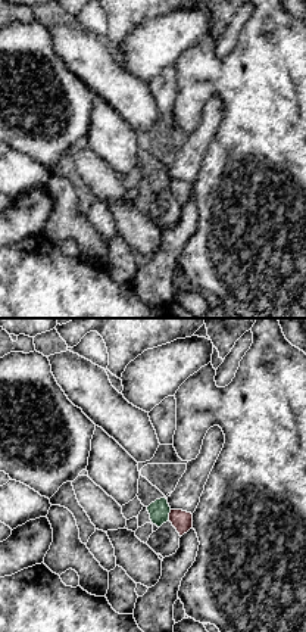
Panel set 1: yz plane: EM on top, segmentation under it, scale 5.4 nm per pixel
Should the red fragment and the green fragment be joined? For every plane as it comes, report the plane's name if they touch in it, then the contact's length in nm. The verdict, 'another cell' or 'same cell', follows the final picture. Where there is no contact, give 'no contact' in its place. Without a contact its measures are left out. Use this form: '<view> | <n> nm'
yz | 70 nm

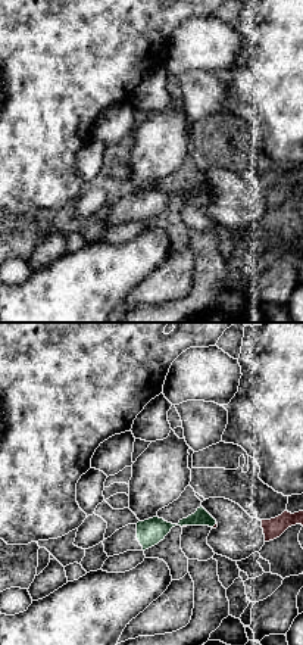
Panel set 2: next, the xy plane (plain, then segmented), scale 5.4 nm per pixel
xy | 40 nm

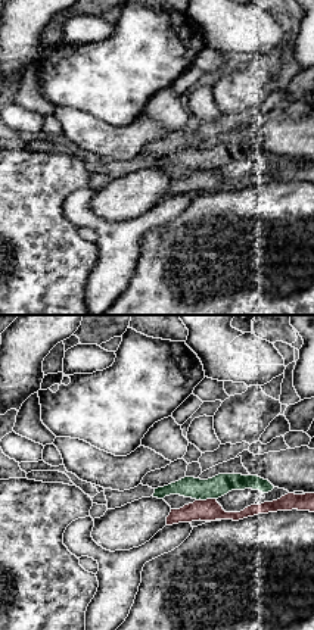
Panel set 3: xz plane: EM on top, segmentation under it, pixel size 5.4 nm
xz | 110 nm

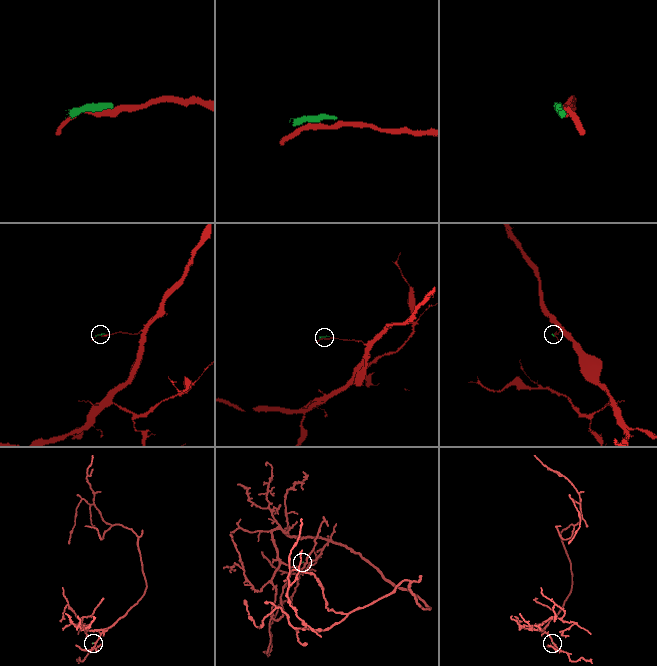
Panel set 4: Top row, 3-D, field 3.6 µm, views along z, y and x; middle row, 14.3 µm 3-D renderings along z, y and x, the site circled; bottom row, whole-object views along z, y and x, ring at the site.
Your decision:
another cell

